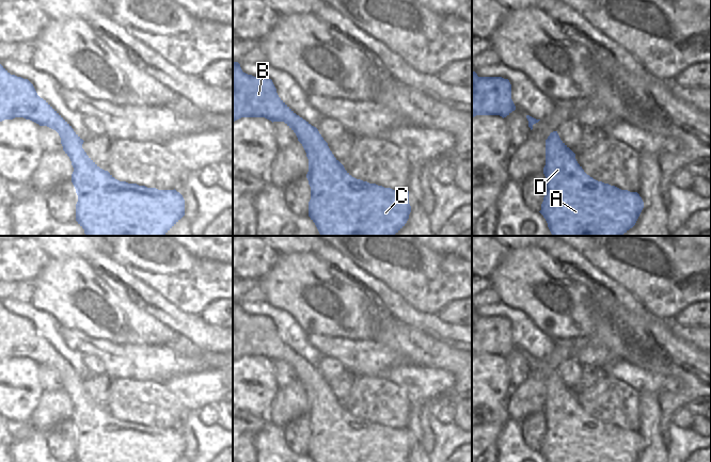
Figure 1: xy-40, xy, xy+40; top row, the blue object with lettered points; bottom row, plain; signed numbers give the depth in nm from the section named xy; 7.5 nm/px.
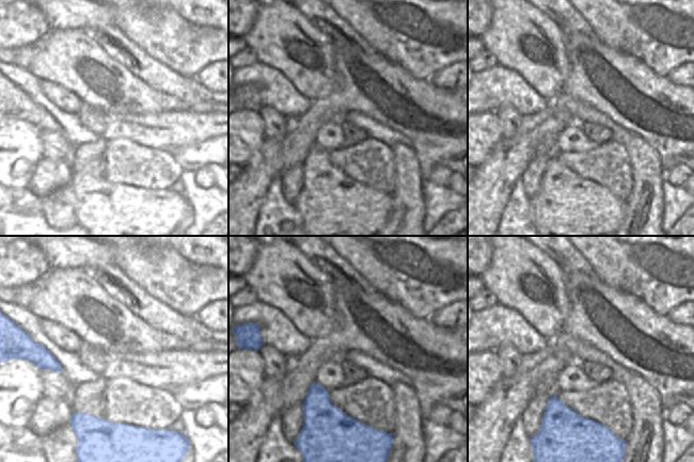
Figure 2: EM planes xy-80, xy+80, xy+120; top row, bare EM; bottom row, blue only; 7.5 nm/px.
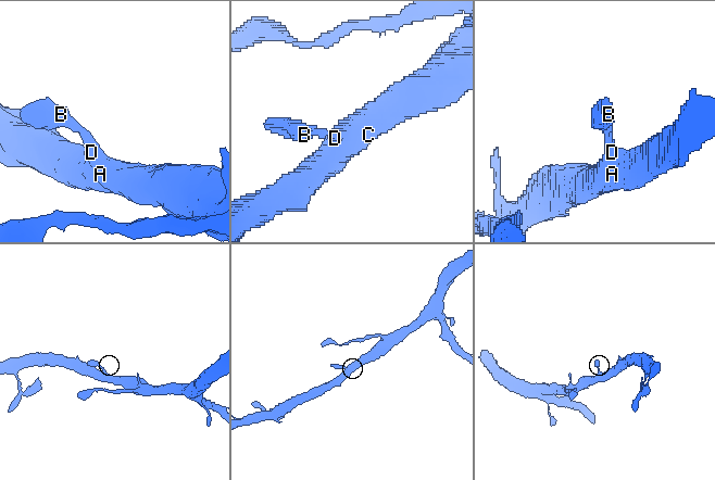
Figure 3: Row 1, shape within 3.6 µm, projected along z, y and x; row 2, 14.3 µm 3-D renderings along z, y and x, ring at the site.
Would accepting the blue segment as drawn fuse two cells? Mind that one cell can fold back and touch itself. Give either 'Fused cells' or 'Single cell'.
Single cell

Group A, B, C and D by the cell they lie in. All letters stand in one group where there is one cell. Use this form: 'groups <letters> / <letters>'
groups A B C D

